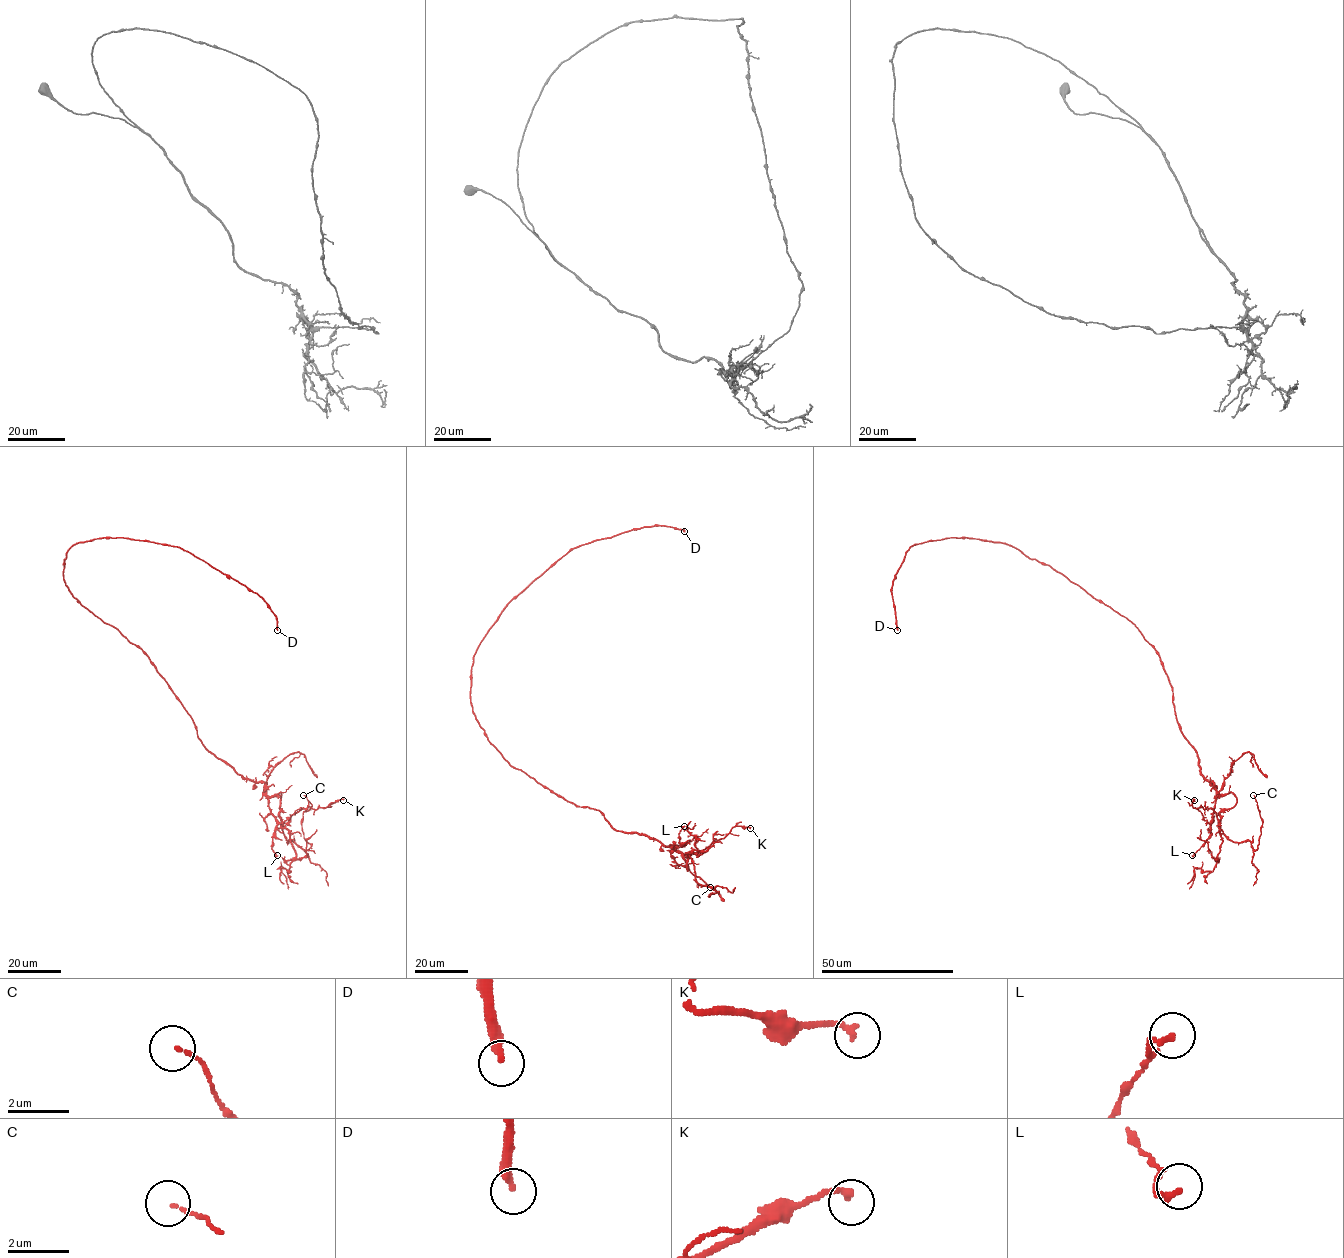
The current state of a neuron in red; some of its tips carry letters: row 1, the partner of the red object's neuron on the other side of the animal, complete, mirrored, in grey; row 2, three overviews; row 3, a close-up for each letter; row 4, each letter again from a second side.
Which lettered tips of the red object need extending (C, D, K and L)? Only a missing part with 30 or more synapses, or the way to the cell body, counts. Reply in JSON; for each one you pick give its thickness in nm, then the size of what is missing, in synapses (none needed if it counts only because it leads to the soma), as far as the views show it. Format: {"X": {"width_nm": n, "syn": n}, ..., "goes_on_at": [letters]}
{"D": {"width_nm": 280, "syn": 100}, "goes_on_at": ["D"]}

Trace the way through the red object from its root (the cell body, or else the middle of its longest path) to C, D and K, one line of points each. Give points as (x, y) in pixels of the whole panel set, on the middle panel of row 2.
C: (518, 769), (616, 830), (679, 851), (687, 871), (687, 853), (710, 887)
D: (518, 769), (488, 740), (470, 702), (473, 656), (489, 628), (512, 599), (574, 548), (644, 527), (684, 531)
K: (518, 769), (597, 809), (616, 830), (679, 851), (687, 871), (686, 853), (734, 827), (750, 828)

